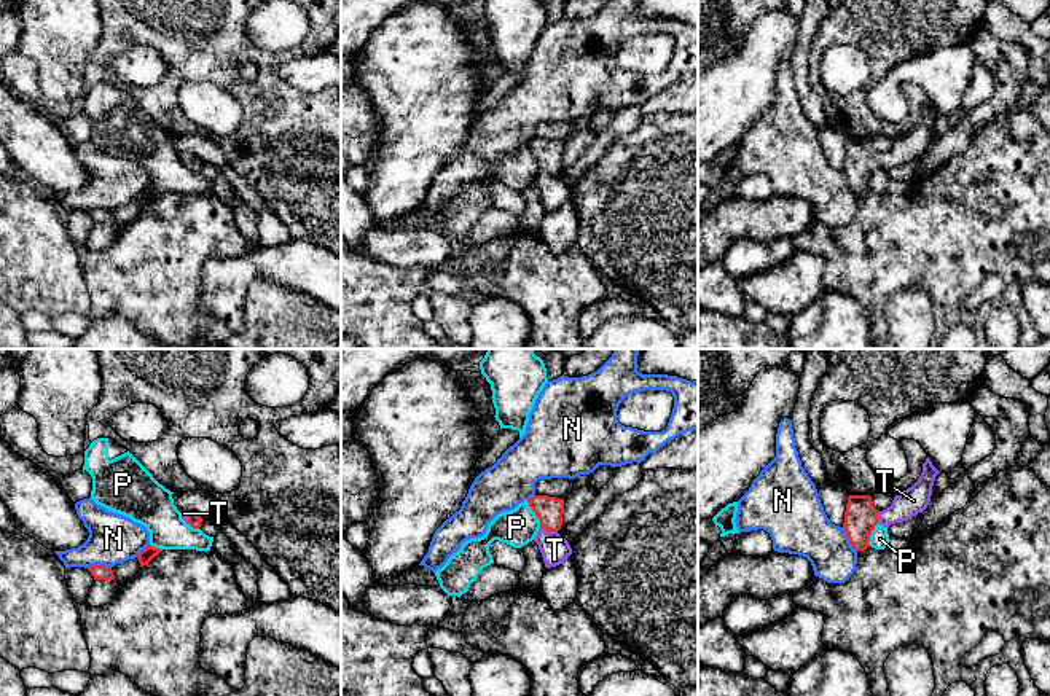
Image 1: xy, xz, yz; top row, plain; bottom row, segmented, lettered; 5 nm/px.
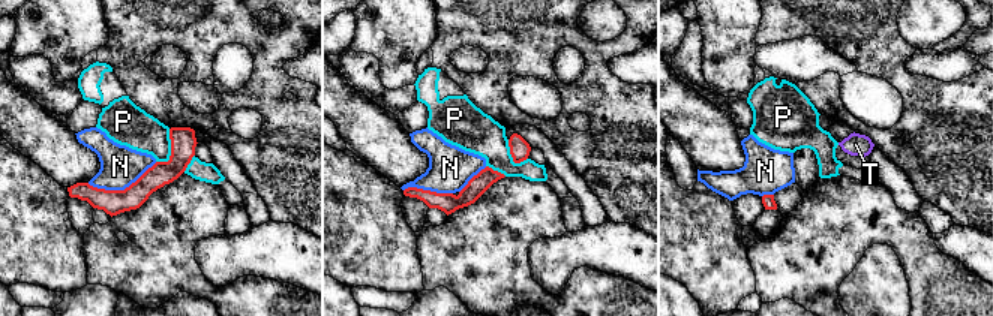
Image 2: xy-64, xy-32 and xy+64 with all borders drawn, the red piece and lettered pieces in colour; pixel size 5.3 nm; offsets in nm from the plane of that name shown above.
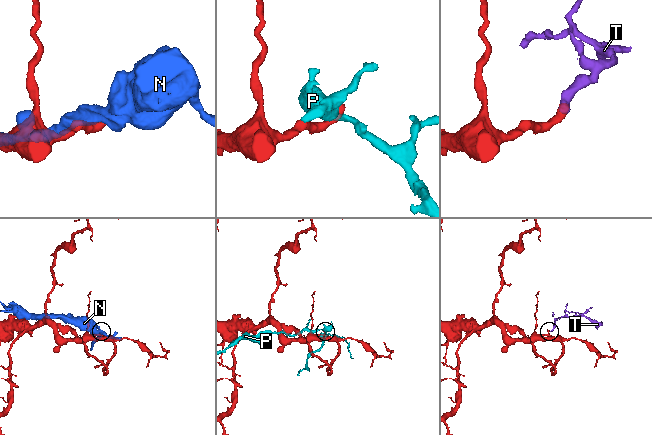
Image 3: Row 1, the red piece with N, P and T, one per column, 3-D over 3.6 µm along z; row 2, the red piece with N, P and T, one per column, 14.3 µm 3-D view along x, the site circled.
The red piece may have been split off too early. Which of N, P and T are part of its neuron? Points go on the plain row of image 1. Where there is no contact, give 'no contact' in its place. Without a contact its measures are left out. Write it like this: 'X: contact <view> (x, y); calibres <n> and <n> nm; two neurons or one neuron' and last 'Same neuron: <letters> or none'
N: contact xy (97, 209); calibres 80 and 260 nm; two neurons
P: contact xz (534, 155); calibres 140 and 190 nm; two neurons
T: contact xz (548, 174); calibres 140 and 150 nm; one neuron
Same neuron: T

